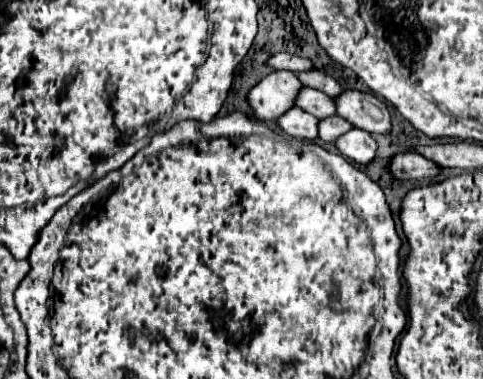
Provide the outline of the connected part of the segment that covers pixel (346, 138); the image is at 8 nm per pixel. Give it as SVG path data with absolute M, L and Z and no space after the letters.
M354 128L352 132L346 132L344 136L340 136L334 142L334 146L340 150L342 156L346 156L348 160L352 160L356 164L370 164L376 156L376 148L378 148L374 138L360 128Z

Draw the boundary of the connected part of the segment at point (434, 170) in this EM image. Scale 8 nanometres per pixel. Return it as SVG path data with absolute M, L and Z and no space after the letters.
M406 152L392 158L390 170L398 180L424 180L436 176L440 172L440 166L418 152Z

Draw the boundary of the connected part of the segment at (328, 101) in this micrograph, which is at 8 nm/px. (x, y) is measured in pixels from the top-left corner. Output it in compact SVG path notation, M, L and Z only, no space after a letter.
M302 88L298 98L296 98L296 106L300 106L302 110L314 114L316 118L326 118L326 116L336 114L334 98L326 96L320 90L314 90L314 88Z

